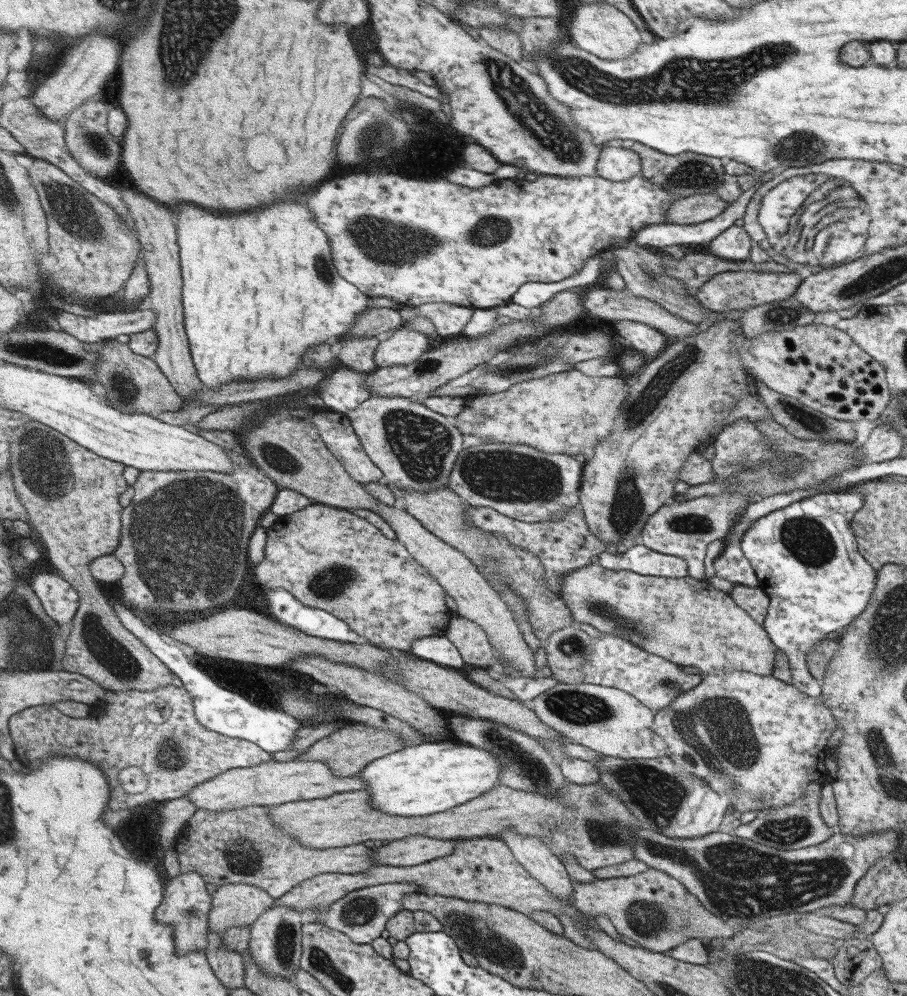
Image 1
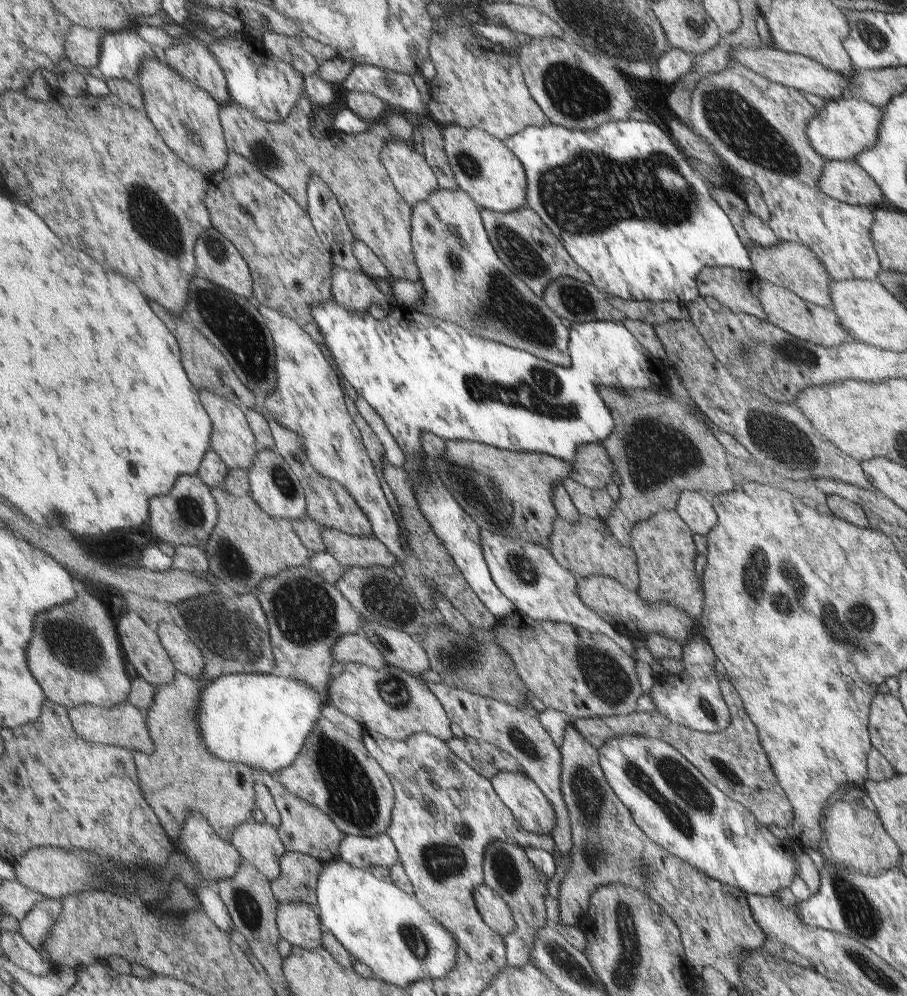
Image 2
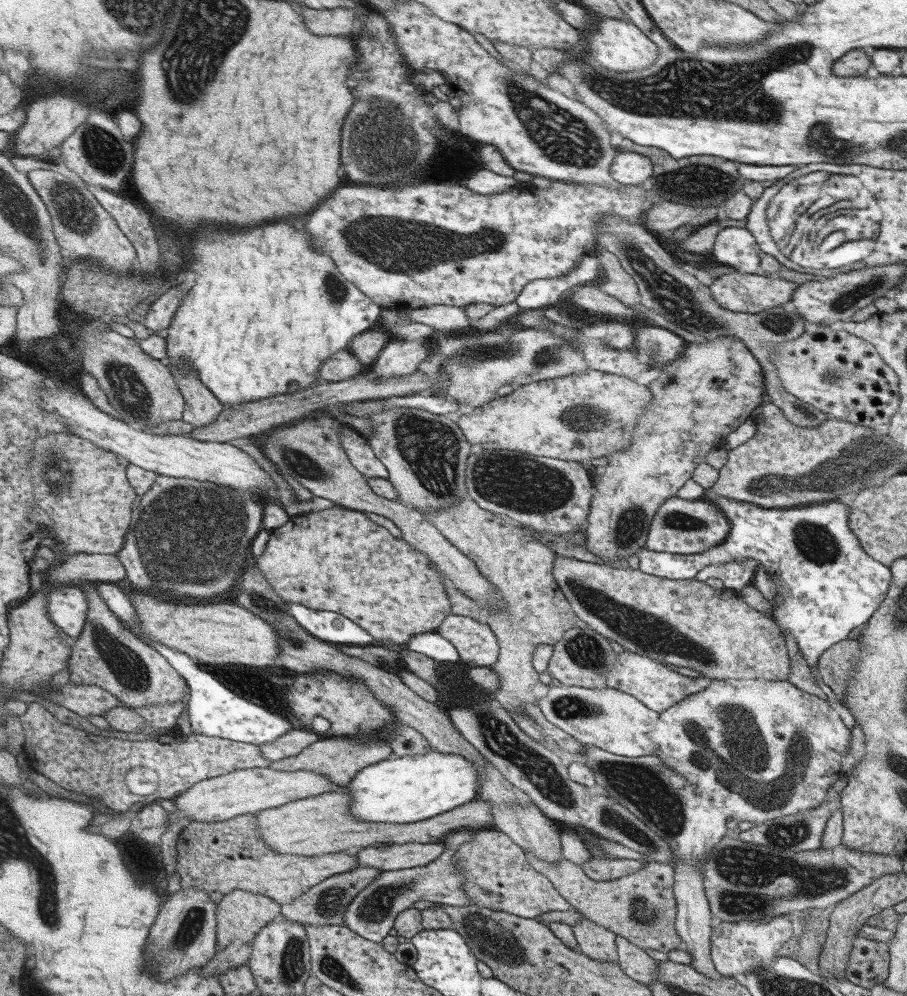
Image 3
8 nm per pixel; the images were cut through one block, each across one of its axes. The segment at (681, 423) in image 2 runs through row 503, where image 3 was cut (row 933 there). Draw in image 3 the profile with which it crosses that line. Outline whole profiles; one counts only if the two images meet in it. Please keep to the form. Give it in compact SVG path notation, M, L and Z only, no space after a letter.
M525 852L525 858L531 868L535 868L539 874L543 874L553 888L585 918L593 920L595 924L611 930L615 936L621 936L635 944L637 948L651 948L659 952L673 952L677 948L683 948L683 942L675 930L675 894L673 894L673 876L675 870L669 864L657 864L657 862L645 862L641 870L629 876L621 876L617 880L605 880L597 882L585 876L585 872L569 864L567 860L559 860L555 866L533 858L529 852Z

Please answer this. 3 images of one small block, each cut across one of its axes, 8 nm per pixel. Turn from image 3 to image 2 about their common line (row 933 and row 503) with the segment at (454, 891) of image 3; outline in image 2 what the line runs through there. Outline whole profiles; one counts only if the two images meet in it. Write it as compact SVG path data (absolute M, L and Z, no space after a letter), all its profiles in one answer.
M259 304L259 310L275 338L279 374L277 388L263 402L261 410L301 438L305 454L313 468L321 476L345 486L359 510L367 516L373 536L381 544L385 544L393 554L397 552L397 556L403 556L405 550L399 550L399 540L395 538L393 512L383 496L383 484L371 462L371 456L369 452L365 452L367 446L363 446L365 442L361 442L361 430L357 428L357 424L351 418L351 412L347 410L345 396L339 384L339 372L331 364L323 346L313 338L313 332L307 332L297 320L285 316L283 312L271 306Z

